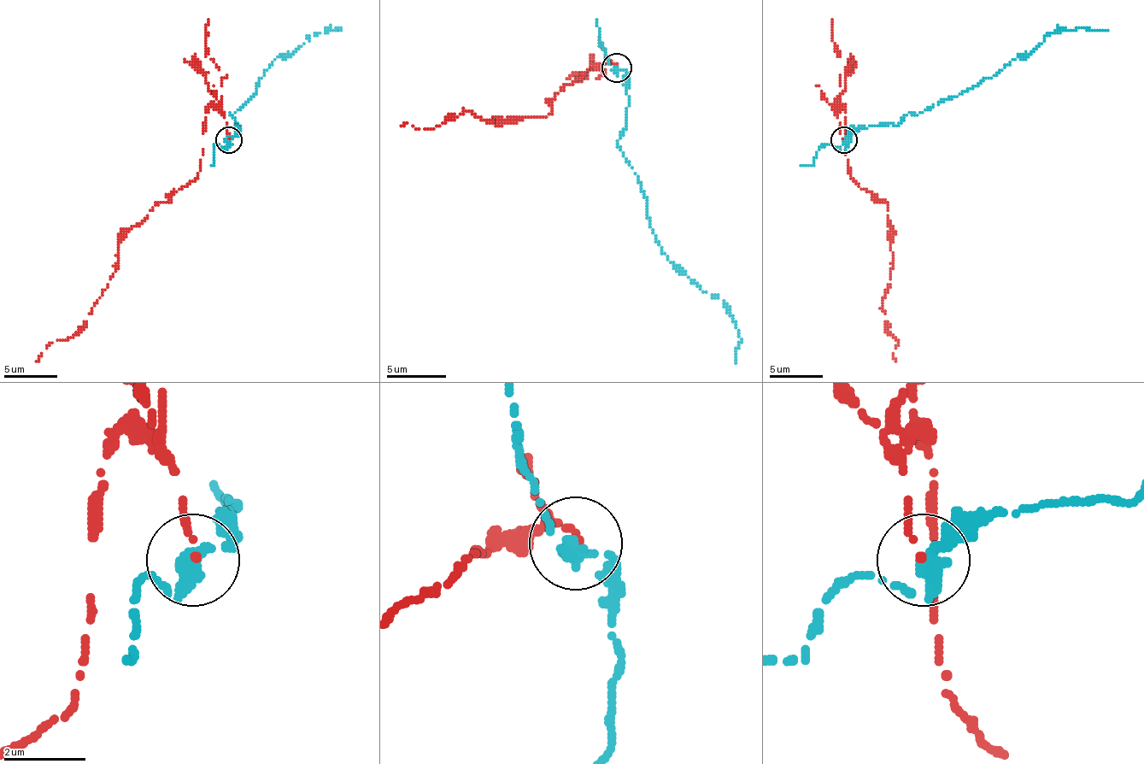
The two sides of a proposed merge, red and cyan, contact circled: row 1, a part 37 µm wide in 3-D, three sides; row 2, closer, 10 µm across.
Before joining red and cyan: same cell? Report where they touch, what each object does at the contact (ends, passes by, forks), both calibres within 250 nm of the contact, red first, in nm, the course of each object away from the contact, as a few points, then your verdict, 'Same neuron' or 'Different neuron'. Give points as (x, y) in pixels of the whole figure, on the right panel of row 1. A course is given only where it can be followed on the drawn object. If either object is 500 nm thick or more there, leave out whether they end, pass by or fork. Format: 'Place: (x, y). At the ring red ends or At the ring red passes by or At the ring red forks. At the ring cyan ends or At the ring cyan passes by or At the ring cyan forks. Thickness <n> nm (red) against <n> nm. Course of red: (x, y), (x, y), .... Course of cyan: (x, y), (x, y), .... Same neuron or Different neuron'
Place: (843, 139). At the ring red ends. At the ring cyan passes by. Thickness 150 nm (red) against 340 nm. Course of red: (842, 138), (842, 107), (847, 170), (861, 189), (888, 202), (893, 268), (882, 311), (898, 340), (895, 361). Course of cyan: (842, 138), (869, 126), (895, 126), (959, 94), (1017, 56), (1030, 54), (1052, 32), (1087, 27), (1107, 30). Different neuron

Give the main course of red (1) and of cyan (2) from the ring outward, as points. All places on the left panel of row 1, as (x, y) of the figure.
1: (230, 138), (224, 117), (211, 107), (200, 170), (118, 242), (118, 268), (91, 311), (36, 361)
2: (226, 138), (240, 126), (230, 112), (256, 94), (277, 56), (293, 54), (306, 38), (336, 30)

